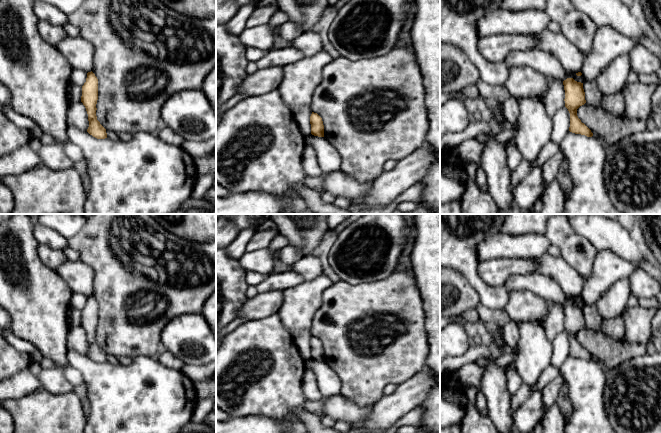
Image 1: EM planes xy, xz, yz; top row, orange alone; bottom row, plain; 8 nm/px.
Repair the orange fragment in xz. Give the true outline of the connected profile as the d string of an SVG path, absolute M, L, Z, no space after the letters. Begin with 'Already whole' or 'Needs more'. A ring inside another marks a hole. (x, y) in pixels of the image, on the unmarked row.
Already whole. M312 336L310 340L311 348L311 358L318 361L324 361L324 349L322 342L317 338Z

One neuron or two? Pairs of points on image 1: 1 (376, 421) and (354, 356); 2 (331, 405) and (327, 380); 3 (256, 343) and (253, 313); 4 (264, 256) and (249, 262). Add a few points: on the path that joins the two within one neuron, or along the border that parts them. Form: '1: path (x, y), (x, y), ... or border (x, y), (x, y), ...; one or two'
1: border (384, 395), (372, 406); two
2: border (340, 393), (326, 398); two
3: border (276, 312), (248, 321); two
4: path (260, 260), (253, 261); one

